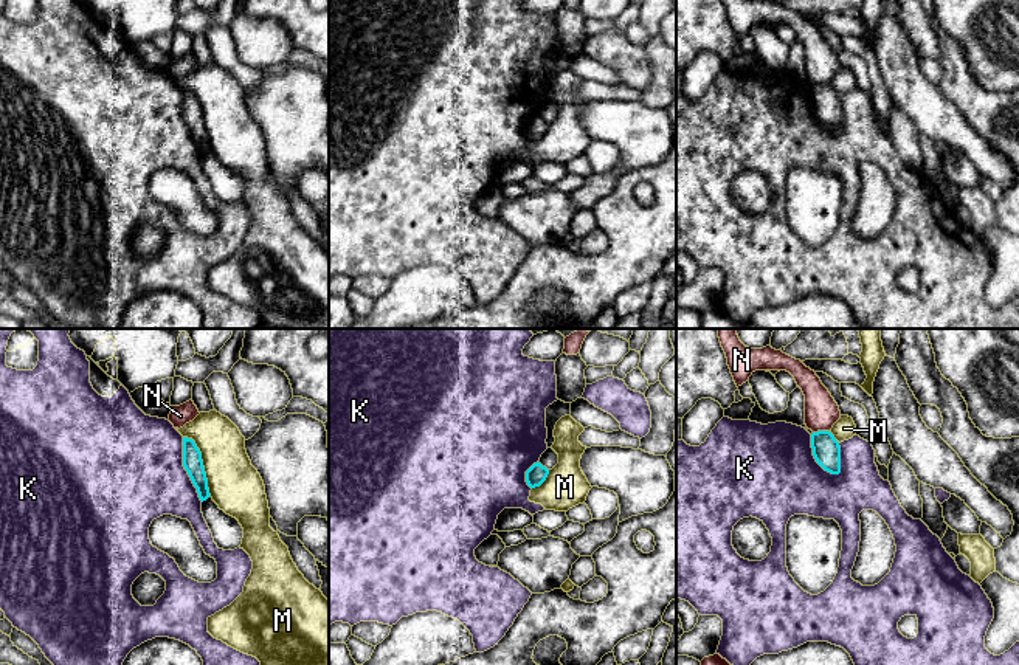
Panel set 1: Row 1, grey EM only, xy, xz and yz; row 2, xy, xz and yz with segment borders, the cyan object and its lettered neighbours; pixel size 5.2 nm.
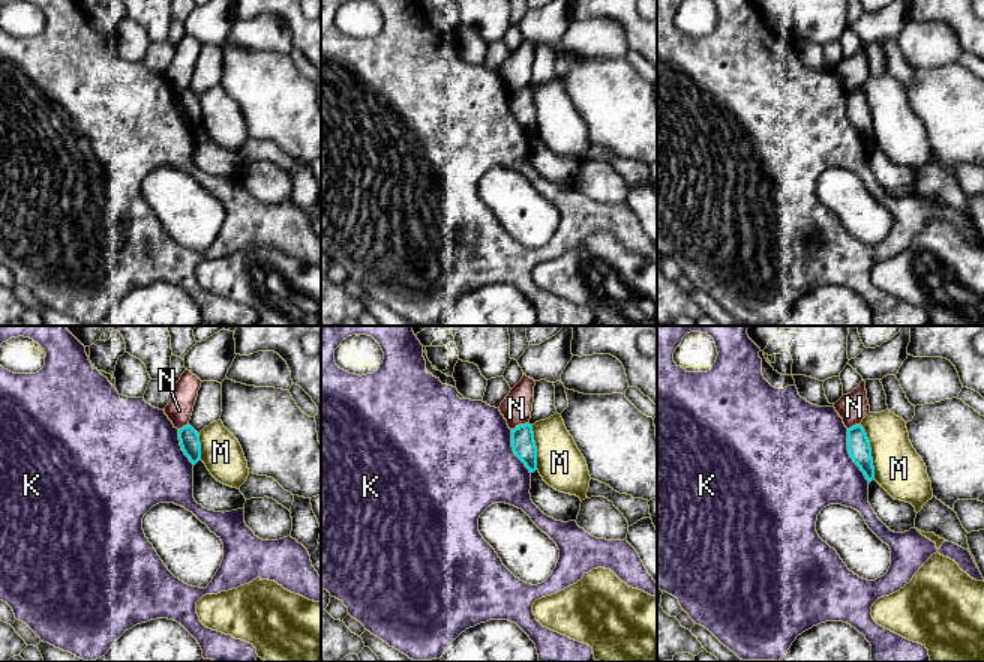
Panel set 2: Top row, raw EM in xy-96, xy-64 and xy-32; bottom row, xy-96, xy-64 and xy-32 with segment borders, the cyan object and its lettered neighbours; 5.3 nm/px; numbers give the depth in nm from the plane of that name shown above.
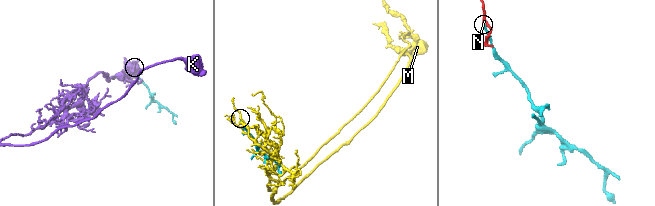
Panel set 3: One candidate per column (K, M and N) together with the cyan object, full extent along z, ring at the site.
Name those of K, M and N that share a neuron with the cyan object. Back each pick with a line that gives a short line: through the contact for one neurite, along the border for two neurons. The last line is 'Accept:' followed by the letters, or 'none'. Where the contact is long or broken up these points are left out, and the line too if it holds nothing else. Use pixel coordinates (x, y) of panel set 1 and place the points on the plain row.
Accept: none

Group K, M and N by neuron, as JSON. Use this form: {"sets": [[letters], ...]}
{"sets": [["K"], ["M"], ["N"]]}

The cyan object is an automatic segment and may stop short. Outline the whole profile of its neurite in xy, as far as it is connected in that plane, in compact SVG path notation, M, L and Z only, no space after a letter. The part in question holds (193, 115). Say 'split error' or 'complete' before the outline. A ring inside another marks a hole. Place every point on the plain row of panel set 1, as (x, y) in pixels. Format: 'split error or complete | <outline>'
complete | M183 90L183 119L188 124L200 153L206 153L209 147L208 132L202 113L202 105L192 91Z

